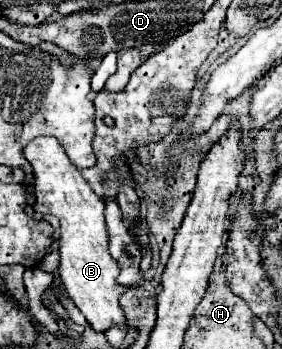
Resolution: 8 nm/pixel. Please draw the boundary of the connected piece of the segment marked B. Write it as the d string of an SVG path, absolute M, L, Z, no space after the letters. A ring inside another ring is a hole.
M36 137L26 149L26 159L34 167L34 211L52 213L60 219L60 277L74 305L84 313L96 333L106 333L112 325L126 327L126 315L120 307L120 295L128 287L116 281L120 265L108 251L108 233L104 223L106 205L92 193L80 171L70 163L54 137Z

